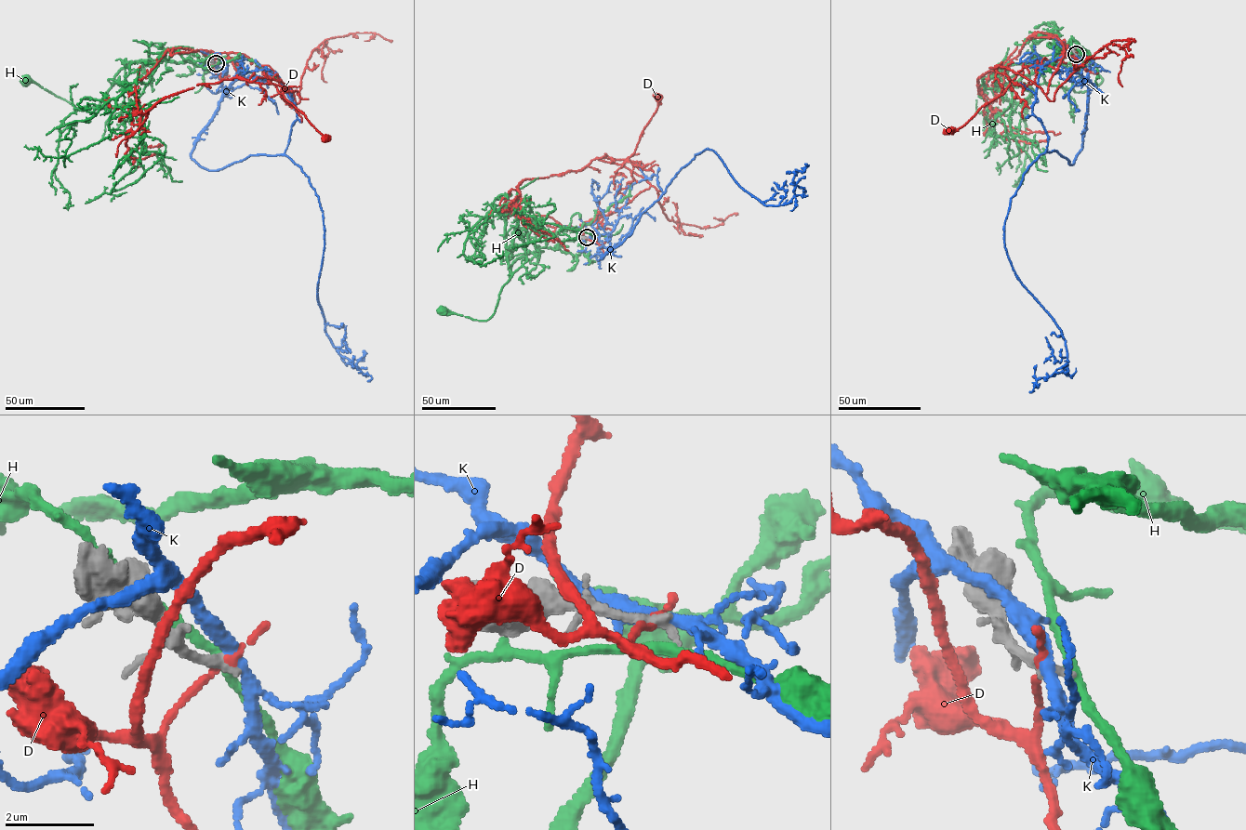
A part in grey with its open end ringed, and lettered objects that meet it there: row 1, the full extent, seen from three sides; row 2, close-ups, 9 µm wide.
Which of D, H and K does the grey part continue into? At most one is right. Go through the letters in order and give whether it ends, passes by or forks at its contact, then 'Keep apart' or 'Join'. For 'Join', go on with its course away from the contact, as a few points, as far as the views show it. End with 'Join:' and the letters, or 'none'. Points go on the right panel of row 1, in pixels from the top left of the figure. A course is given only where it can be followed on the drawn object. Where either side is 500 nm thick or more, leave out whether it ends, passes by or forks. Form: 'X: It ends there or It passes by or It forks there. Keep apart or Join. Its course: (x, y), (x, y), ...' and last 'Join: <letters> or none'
D: It passes by. Keep apart
H: It passes by. Keep apart
K: It passes by. Keep apart
Join: none

